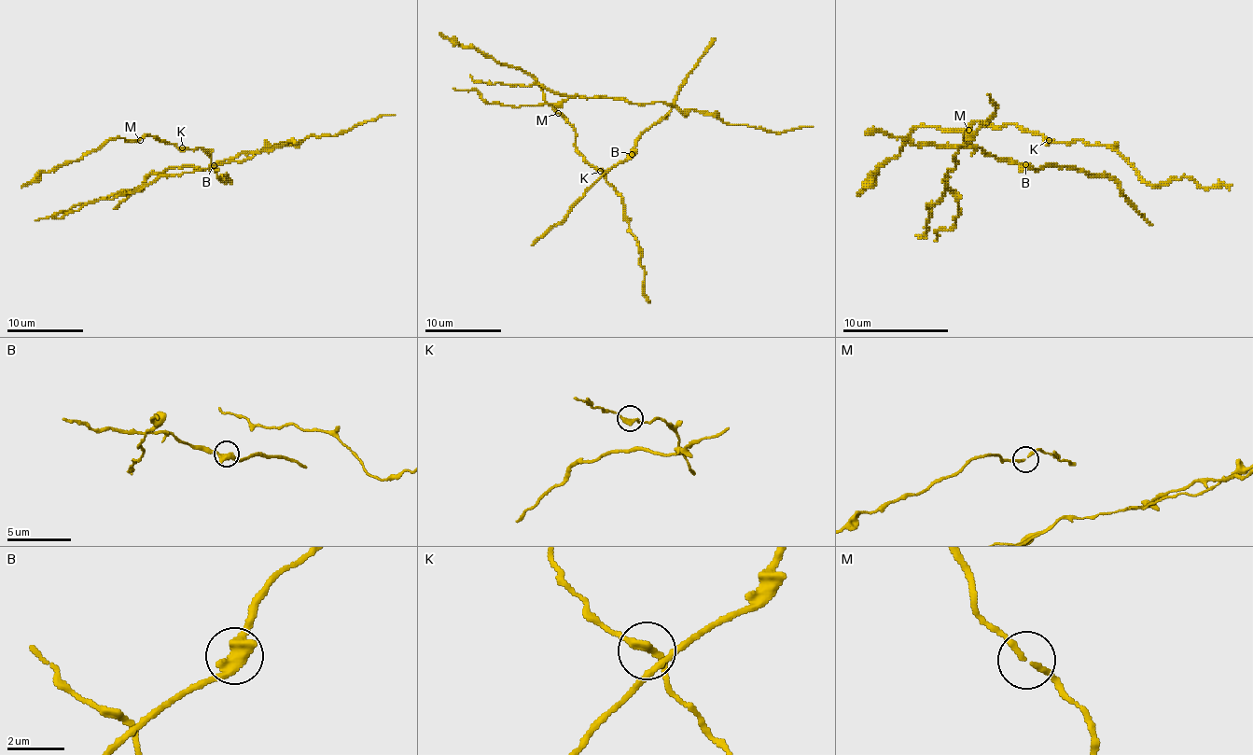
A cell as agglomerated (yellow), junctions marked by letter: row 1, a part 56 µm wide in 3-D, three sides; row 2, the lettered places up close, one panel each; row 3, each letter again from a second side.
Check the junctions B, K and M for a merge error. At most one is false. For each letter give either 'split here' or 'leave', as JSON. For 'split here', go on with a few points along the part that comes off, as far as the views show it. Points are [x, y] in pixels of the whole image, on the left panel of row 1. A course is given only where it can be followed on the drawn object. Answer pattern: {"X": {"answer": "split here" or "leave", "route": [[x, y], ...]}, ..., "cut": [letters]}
{"B": {"answer": "split here", "route": [[213, 164], [242, 153], [253, 153], [251, 157], [200, 171], [158, 176], [132, 191], [94, 199], [34, 220]]}, "K": {"answer": "leave"}, "M": {"answer": "leave"}, "cut": ["B"]}

